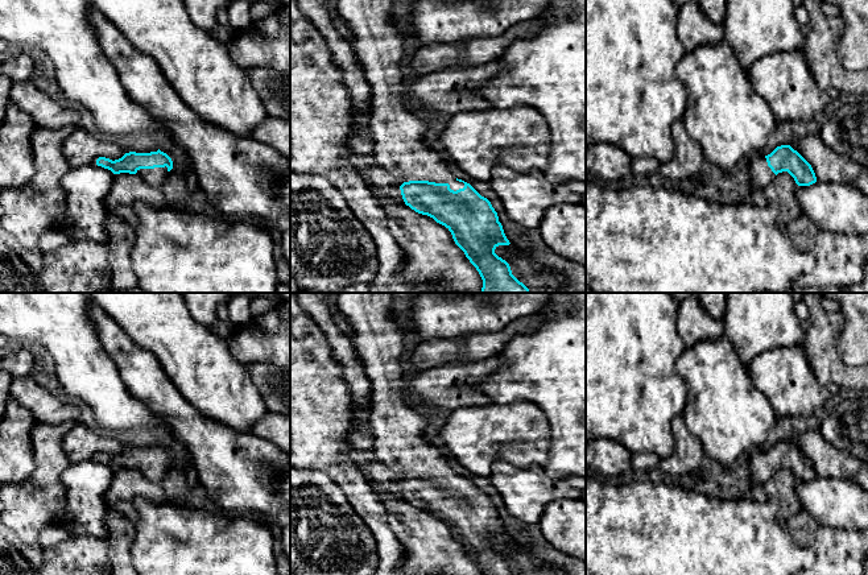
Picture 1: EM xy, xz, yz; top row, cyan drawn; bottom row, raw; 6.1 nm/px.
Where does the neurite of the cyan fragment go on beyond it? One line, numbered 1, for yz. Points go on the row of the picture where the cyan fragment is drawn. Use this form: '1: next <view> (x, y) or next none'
1: next yz (757, 174)

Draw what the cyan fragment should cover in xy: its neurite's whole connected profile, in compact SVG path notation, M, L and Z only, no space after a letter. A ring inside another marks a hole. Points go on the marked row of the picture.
M160 149L150 153L129 152L115 161L99 157L96 165L111 170L113 174L136 174L149 189L160 187L173 169L171 158Z

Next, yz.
M790 145L777 146L770 154L748 158L740 173L751 190L769 190L778 173L788 171L798 186L817 182L811 165Z

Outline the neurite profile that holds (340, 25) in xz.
M326 0L326 4L327 4L328 9L330 9L330 13L331 13L331 17L334 20L334 24L335 24L336 29L343 36L343 38L351 46L354 46L355 36L350 30L350 28L347 26L347 24L340 18L339 13L338 13L338 9L336 9L336 0Z

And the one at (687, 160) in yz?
M682 119L673 124L671 136L674 154L667 162L661 164L658 173L666 183L678 185L682 179L698 175L704 164L704 157L702 146L687 136Z

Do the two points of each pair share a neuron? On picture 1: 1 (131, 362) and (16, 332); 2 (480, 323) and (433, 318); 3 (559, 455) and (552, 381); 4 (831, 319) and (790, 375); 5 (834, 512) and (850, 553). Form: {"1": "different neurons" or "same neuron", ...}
{"1": "different neurons", "2": "same neuron", "3": "same neuron", "4": "different neurons", "5": "different neurons"}

